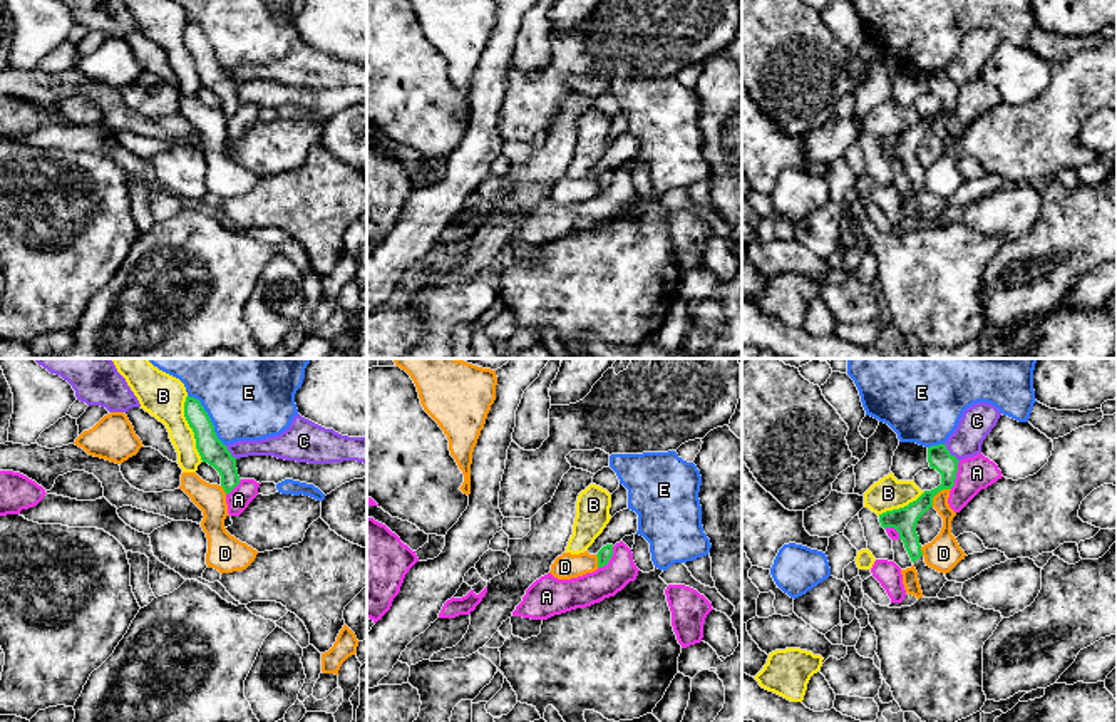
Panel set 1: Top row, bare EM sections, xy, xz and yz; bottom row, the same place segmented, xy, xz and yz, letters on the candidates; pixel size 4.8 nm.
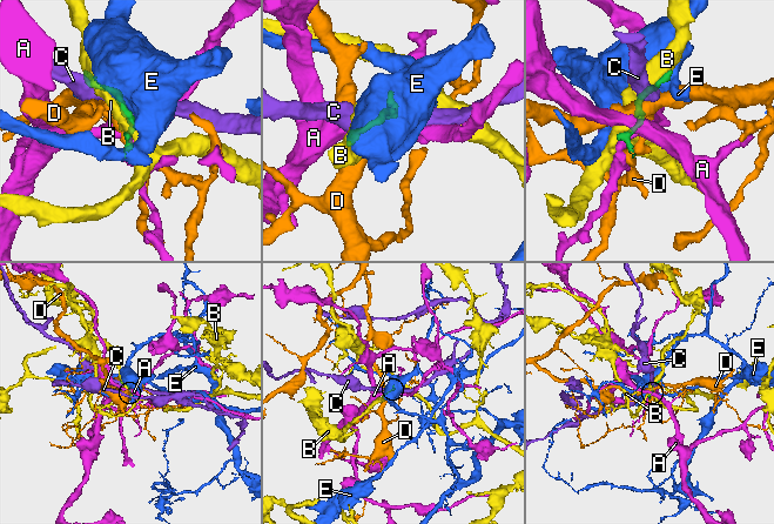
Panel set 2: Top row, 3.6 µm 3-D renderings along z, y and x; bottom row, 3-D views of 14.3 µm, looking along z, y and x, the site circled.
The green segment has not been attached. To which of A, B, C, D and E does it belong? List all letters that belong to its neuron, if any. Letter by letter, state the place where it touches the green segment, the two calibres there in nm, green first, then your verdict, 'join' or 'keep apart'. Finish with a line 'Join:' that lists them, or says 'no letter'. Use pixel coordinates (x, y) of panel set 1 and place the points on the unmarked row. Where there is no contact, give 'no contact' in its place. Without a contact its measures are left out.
A: contact yz (955, 99); calibres 110 and 170 nm; keep apart
B: contact xy (191, 52); calibres 120 and 200 nm; keep apart
C: contact yz (948, 77); calibres 110 and 160 nm; keep apart
D: contact yz (936, 118); calibres 120 and 110 nm; keep apart
E: contact xy (210, 44); calibres 120 and 320 nm; keep apart
Join: no letter

